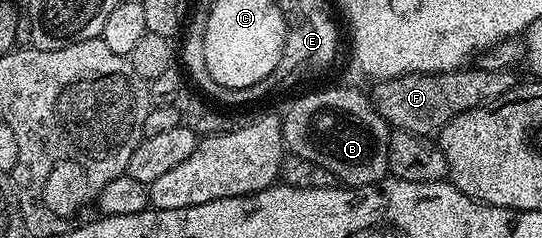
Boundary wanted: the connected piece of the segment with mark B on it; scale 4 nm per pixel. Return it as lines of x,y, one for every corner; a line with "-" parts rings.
331,86
328,90
315,90
312,94
303,94
291,107
287,110
287,115
282,115
281,125
283,128
283,145
288,151
297,156
301,156
305,160
309,160
313,164
317,164
321,168
325,168
329,172
333,172
333,176
344,187
354,188
356,186
372,186
374,182
381,182
388,177
389,171
387,165
389,164
389,144
391,143
391,136
393,133
392,127
387,125
387,122
381,115
375,111
375,103
371,101
366,93
363,94
359,90
350,90
347,86

